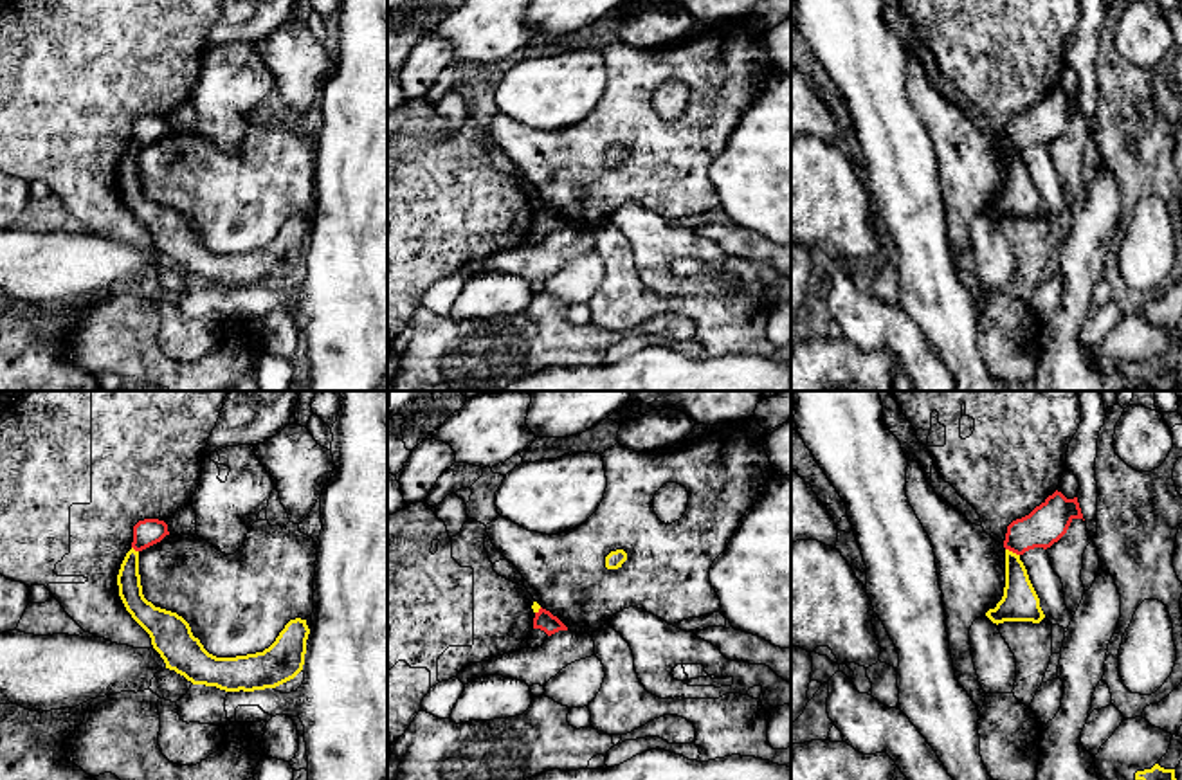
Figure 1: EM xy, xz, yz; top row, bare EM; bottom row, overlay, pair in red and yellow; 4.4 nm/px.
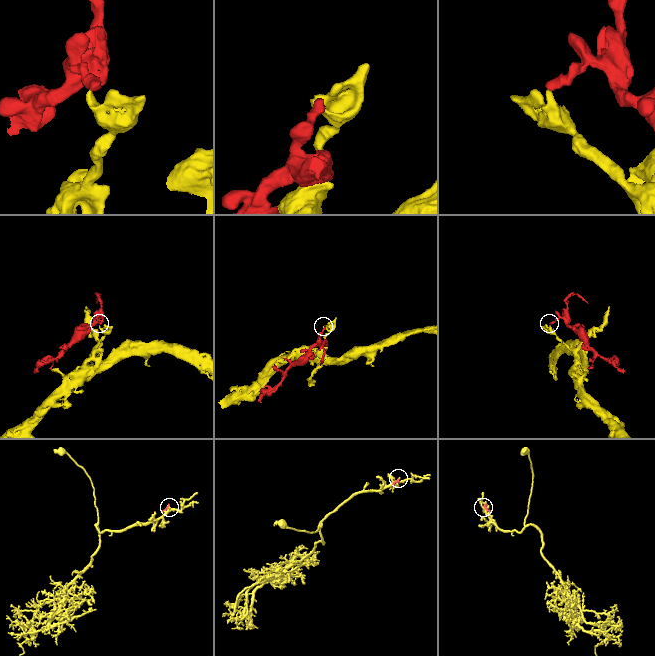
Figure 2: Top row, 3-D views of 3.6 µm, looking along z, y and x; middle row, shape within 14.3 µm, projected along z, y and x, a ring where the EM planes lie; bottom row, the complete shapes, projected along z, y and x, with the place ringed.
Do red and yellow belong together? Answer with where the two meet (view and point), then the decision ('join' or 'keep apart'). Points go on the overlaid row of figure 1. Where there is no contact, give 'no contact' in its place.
contact yz (1013, 552); keep apart

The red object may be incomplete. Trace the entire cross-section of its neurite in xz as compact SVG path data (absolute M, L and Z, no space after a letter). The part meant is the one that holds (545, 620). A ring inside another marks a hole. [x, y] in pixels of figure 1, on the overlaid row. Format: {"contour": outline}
{"contour": "M542 607L535 612L533 629L544 630L548 636L559 630L568 630L568 627L557 616L553 616L550 611Z"}

